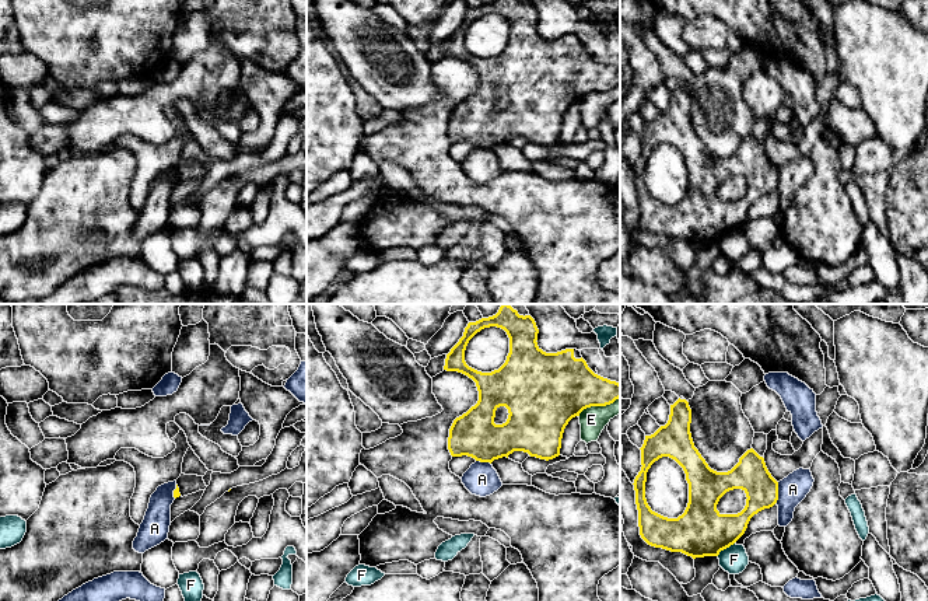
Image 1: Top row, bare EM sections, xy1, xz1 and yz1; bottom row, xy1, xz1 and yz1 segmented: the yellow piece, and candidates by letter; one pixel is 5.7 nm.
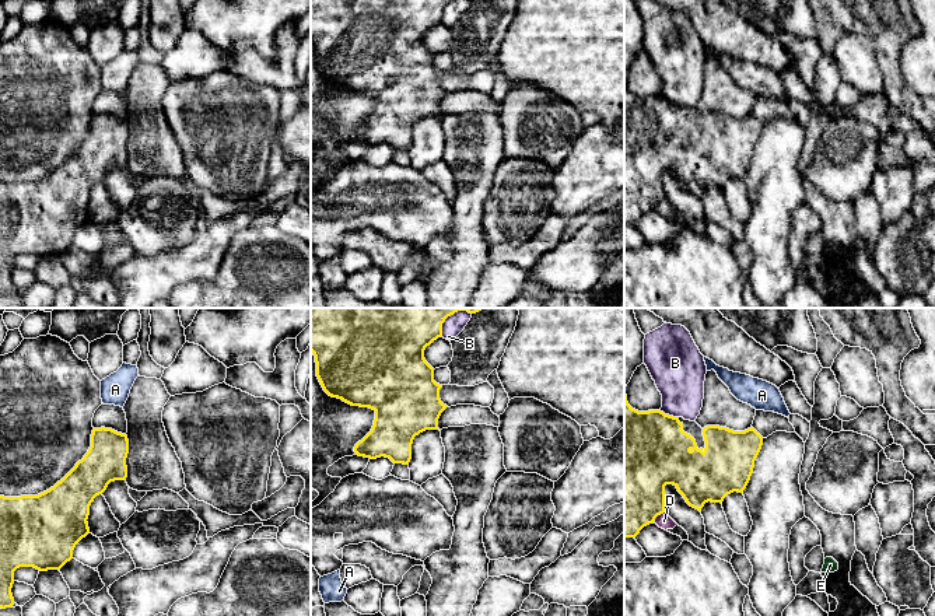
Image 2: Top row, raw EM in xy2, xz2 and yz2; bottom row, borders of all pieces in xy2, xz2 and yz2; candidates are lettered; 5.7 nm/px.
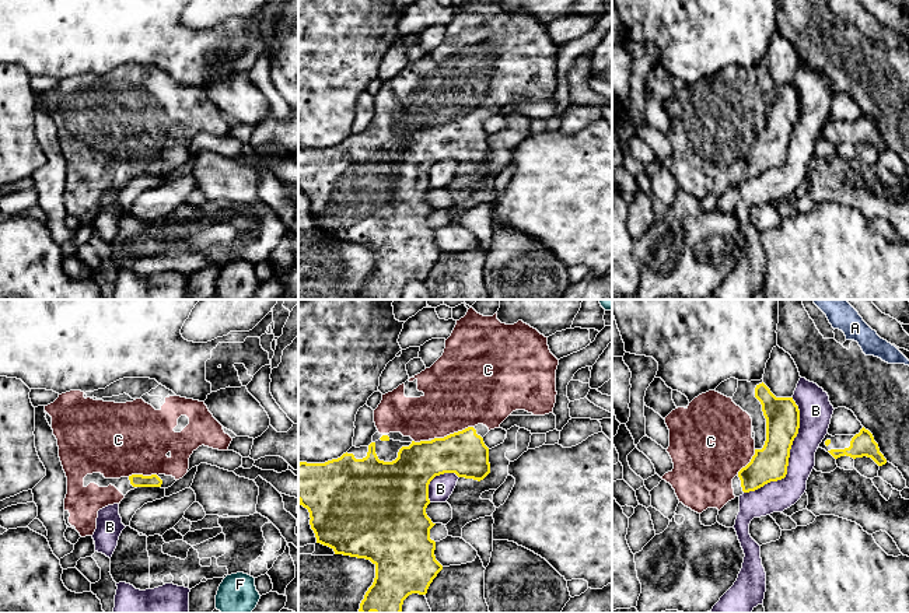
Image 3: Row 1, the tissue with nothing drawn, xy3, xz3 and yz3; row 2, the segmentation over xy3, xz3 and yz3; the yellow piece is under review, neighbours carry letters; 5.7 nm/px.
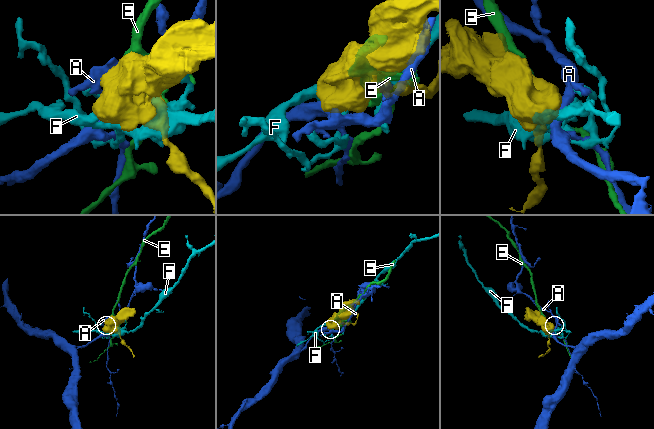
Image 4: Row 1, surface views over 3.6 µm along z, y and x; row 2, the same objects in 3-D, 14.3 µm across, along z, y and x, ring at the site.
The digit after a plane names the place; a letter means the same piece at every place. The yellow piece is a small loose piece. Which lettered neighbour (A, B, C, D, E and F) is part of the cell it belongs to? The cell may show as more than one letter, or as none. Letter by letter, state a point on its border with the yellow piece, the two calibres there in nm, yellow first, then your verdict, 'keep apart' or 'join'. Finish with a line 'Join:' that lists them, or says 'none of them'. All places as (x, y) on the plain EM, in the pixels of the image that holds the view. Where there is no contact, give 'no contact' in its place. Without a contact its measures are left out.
A: yz1 (777, 178) | 200/160 nm | keep apart
B: yz3 (789, 143) | 200/180 nm | keep apart
C: xz3 (451, 121) | 260/420 nm | join
D: yz2 (658, 200) | 460/90 nm | keep apart
E: xz1 (598, 91) | 380/150 nm | keep apart
F: yz1 (725, 234) | 300/160 nm | keep apart
Join: C

